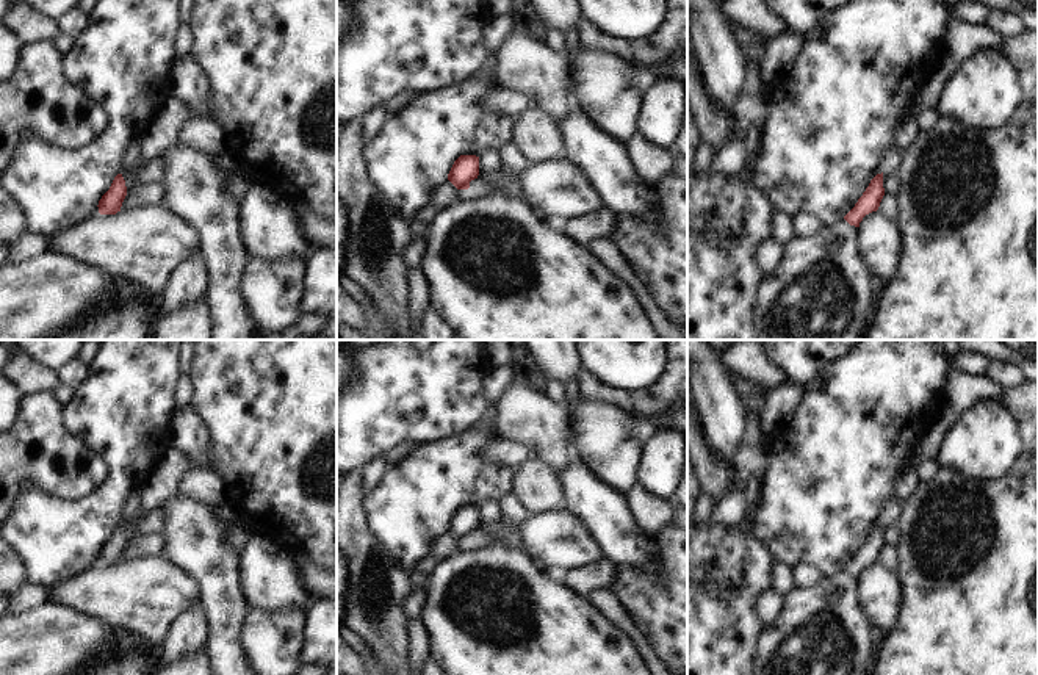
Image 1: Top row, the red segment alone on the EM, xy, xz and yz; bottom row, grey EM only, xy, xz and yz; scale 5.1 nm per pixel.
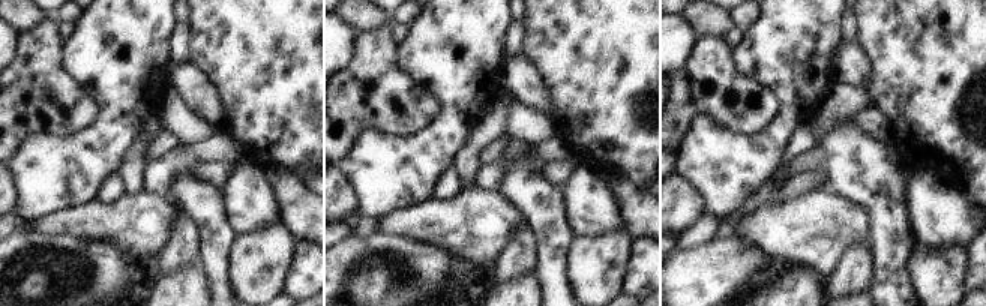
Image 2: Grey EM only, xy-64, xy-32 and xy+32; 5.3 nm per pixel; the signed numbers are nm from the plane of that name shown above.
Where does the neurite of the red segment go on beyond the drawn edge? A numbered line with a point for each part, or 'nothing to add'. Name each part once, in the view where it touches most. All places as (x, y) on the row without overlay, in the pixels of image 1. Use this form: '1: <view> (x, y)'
nothing to add

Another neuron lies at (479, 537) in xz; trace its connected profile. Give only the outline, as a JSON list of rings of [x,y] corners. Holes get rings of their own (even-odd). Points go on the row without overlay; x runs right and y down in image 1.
[[[478,528],[470,532],[468,540],[460,540],[460,551],[467,550],[468,547],[471,547],[474,550],[481,550],[485,545],[492,543],[493,537],[495,537],[493,532]]]

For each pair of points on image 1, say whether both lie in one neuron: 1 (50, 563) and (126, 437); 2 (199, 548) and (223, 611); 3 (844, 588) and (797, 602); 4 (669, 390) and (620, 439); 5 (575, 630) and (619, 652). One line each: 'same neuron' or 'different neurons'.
1: same neuron
2: same neuron
3: same neuron
4: different neurons
5: same neuron

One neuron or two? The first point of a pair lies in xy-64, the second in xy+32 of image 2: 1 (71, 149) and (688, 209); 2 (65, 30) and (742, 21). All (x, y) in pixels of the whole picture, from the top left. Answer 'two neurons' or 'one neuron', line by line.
1: two neurons
2: two neurons

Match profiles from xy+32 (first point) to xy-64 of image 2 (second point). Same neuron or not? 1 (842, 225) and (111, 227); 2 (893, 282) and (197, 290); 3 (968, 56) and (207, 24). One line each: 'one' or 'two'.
1: one
2: two
3: one

